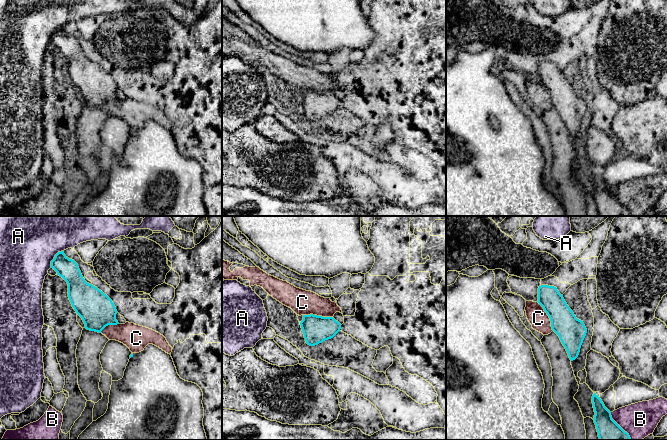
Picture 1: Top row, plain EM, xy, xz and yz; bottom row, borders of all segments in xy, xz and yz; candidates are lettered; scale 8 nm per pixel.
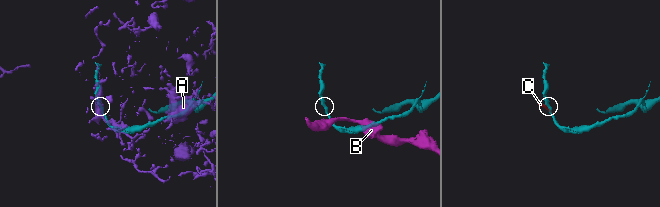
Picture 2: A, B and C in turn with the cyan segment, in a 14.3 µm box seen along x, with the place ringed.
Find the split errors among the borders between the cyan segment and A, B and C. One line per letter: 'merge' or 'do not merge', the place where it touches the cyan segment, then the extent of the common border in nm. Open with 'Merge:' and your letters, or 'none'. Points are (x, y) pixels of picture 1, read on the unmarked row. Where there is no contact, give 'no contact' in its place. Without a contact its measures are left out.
Merge: none
A: do not merge | xy (54, 33) | 180 nm
B: do not merge | yz (619, 202) | 280 nm
C: do not merge | xz (318, 92) | 240 nm

